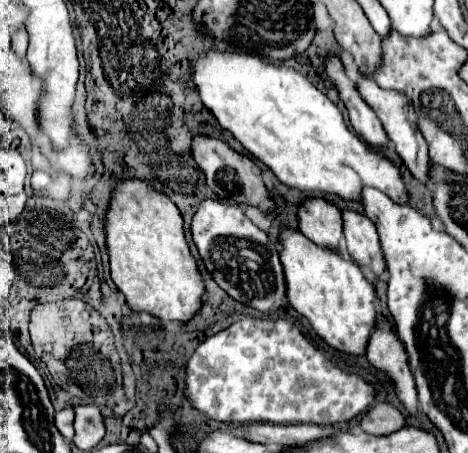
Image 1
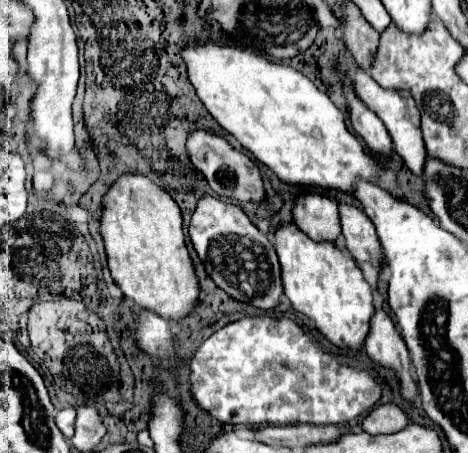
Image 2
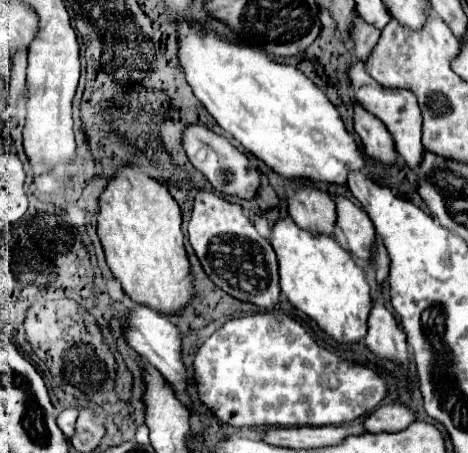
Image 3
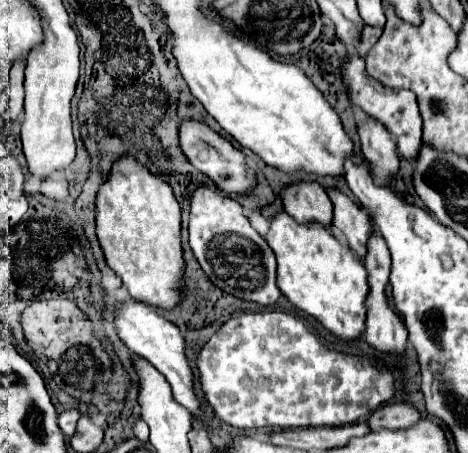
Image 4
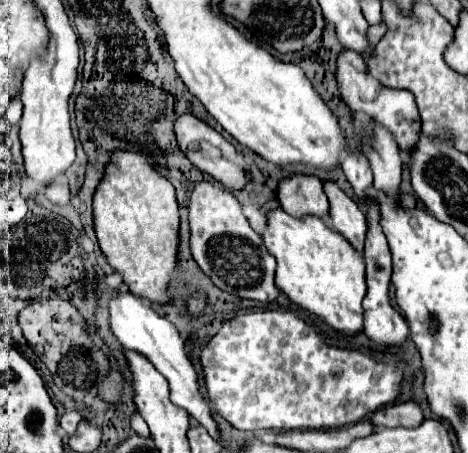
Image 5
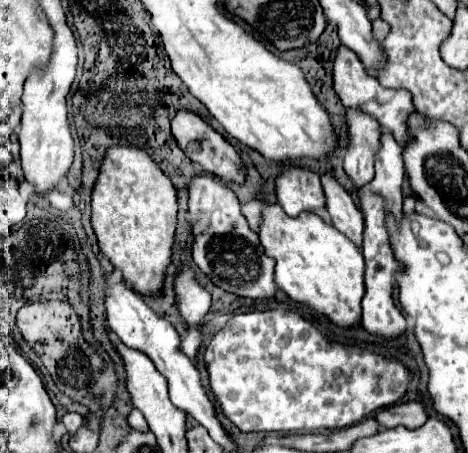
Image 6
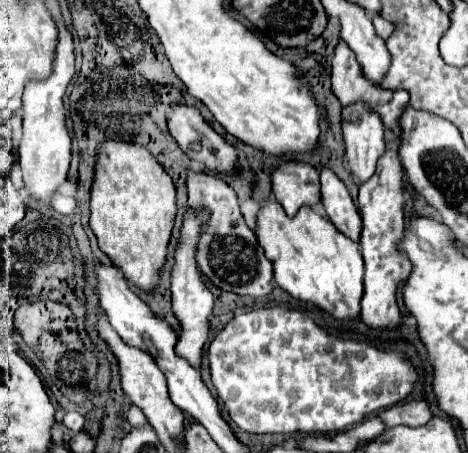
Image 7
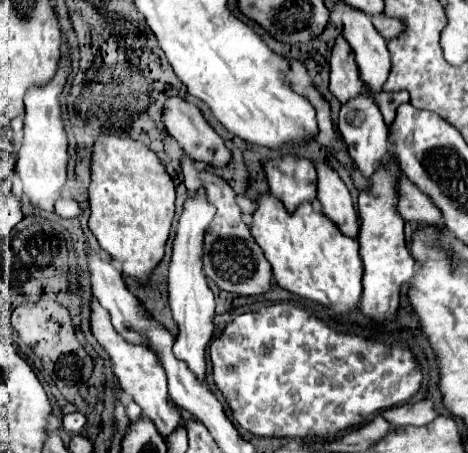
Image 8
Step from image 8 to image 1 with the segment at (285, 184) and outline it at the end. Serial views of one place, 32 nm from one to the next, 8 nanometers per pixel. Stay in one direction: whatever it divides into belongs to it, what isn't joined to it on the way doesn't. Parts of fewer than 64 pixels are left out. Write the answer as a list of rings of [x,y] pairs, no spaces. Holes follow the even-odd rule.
[[[320,198],[306,200],[298,208],[298,222],[300,222],[300,232],[308,240],[332,252],[340,252],[344,224],[342,224],[342,214],[334,204]]]

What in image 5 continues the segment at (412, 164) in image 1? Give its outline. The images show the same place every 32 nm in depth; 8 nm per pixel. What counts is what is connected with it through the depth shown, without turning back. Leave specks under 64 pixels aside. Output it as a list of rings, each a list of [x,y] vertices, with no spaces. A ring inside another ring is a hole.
[[[344,50],[338,58],[336,80],[338,80],[344,102],[352,110],[360,110],[360,112],[372,116],[372,120],[376,120],[386,130],[390,130],[402,152],[412,152],[416,148],[418,138],[420,138],[420,114],[418,114],[412,92],[404,89],[384,88],[374,76],[368,76],[364,58],[358,52],[350,52],[350,50]]]

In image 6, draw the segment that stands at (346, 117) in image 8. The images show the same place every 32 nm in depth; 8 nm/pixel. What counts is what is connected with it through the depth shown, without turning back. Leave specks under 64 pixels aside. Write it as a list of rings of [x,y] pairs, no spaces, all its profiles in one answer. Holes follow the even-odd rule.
[[[346,110],[350,148],[344,156],[344,172],[354,182],[356,190],[366,186],[372,172],[372,156],[376,154],[376,140],[380,140],[380,124],[376,118],[362,114],[360,110]]]

